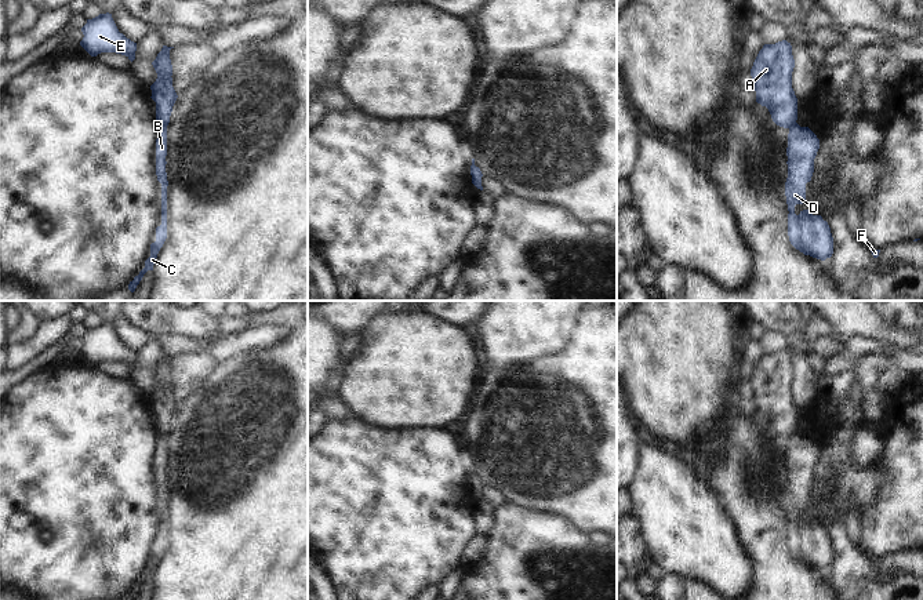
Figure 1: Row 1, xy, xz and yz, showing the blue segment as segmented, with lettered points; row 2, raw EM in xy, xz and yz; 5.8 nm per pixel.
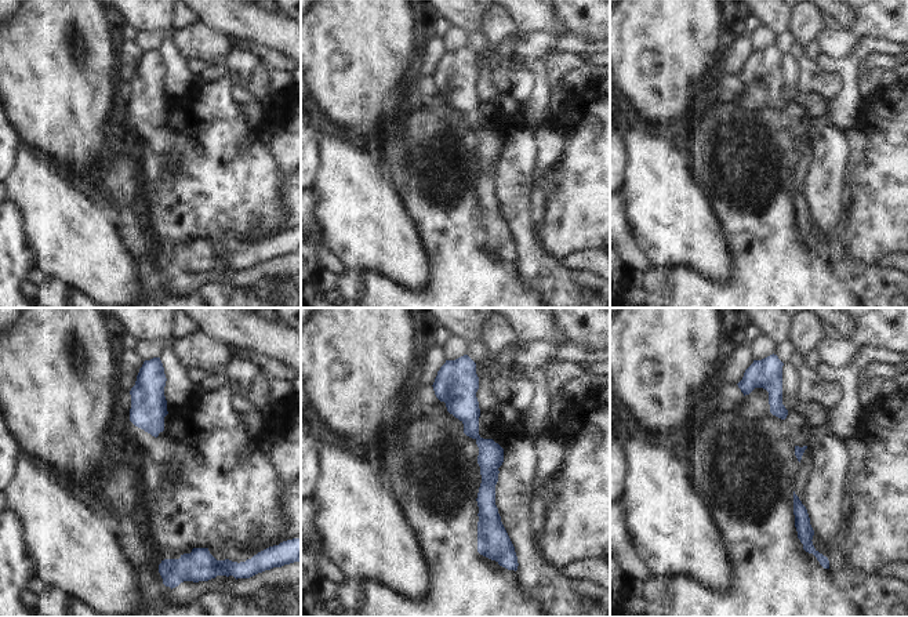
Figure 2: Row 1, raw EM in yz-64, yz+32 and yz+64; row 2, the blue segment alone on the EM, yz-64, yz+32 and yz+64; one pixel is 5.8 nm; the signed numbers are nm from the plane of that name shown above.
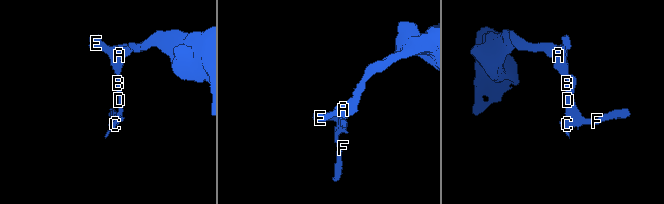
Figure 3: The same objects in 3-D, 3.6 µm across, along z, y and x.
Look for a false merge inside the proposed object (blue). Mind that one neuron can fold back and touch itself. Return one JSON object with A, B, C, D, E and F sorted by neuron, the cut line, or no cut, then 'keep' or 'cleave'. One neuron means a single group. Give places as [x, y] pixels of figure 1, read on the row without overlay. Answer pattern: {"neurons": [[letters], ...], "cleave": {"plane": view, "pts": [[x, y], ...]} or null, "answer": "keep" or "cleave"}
{"neurons": [["A", "E"], ["B", "C", "D", "F"]], "cleave": {"plane": "yz", "pts": [[795, 431], [788, 436]]}, "answer": "cleave"}

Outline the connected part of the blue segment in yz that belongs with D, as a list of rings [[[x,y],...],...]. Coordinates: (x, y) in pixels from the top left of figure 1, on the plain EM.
[[[797,432],[789,436],[785,491],[789,550],[804,564],[825,570],[833,563],[833,546],[828,531],[821,524],[813,524],[810,519],[795,523],[795,514],[806,510],[806,492],[811,490],[818,458],[820,448],[808,436],[800,436]]]

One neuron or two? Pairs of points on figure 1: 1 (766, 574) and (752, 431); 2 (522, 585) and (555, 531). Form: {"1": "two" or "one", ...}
{"1": "one", "2": "one"}

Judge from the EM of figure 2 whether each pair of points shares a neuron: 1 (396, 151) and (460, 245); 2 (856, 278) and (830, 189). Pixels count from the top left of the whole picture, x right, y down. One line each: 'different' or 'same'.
1: same
2: same

